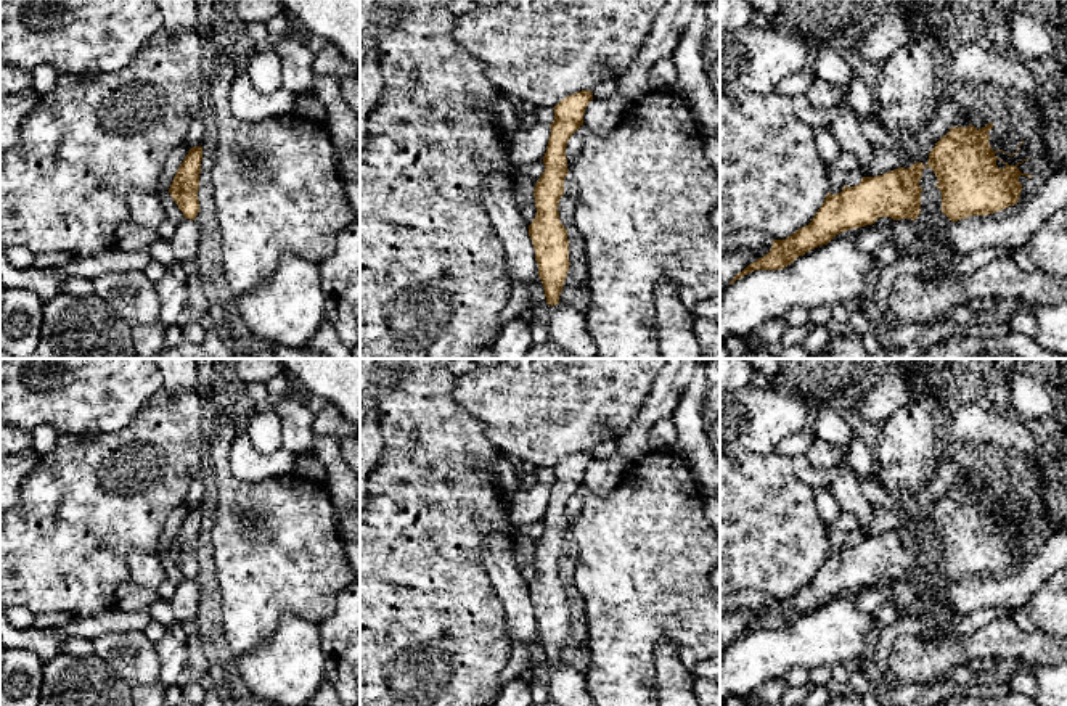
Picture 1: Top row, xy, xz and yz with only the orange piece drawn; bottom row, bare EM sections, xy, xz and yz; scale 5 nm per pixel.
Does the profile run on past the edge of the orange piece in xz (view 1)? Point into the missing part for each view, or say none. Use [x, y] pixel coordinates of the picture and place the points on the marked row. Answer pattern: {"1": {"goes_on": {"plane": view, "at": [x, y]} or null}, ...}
{"1": {"goes_on": null}}

